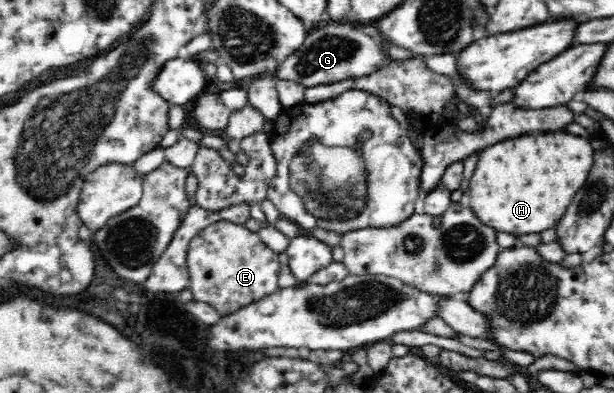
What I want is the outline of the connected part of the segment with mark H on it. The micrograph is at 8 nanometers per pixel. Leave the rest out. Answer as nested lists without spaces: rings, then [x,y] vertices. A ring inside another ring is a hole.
[[[529,133],[517,139],[507,139],[505,143],[497,142],[479,151],[479,159],[471,177],[472,213],[487,227],[497,232],[514,234],[515,237],[525,233],[541,233],[557,225],[557,221],[565,215],[569,203],[575,193],[587,179],[587,171],[591,169],[593,147],[587,139],[565,133]]]

